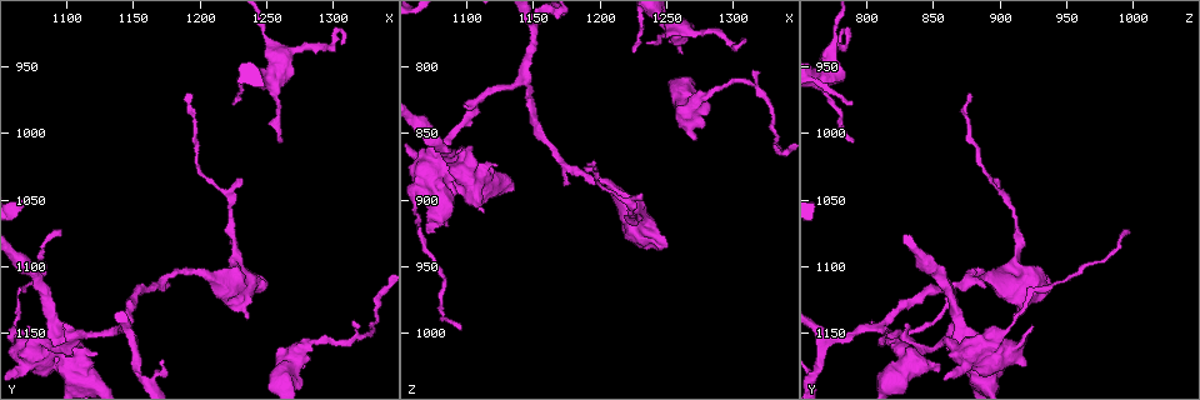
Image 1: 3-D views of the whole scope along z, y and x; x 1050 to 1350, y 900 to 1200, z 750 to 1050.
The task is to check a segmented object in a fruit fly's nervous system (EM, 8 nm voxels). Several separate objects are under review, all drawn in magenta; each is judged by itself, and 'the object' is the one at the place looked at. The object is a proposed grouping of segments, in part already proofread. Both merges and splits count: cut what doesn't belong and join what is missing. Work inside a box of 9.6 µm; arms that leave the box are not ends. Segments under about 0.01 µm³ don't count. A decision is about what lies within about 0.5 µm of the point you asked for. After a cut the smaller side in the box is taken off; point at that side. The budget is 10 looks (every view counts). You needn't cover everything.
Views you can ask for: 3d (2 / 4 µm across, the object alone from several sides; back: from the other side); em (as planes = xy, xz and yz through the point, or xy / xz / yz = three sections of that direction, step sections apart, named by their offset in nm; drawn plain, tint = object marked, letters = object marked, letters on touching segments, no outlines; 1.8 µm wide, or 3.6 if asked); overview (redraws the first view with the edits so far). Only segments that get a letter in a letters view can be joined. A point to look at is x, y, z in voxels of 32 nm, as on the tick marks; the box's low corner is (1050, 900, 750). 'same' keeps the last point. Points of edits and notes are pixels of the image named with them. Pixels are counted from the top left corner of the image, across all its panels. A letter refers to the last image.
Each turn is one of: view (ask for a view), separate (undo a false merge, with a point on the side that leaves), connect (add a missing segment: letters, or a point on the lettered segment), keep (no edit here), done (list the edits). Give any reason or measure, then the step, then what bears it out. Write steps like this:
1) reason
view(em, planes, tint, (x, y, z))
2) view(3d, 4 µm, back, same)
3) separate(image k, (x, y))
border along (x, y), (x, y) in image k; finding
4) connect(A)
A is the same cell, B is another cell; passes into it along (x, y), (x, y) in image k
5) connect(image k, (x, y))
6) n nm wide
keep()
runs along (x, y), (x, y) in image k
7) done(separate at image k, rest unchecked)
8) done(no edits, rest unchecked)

an open end
view(3d, 4 µm, (1274, 1178, 854))

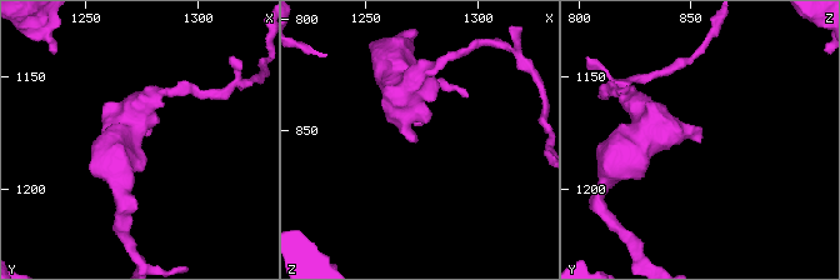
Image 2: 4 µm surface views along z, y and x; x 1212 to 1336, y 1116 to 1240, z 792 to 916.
now the EM
view(em, xz, step 16, tint, (1272, 1178, 855))

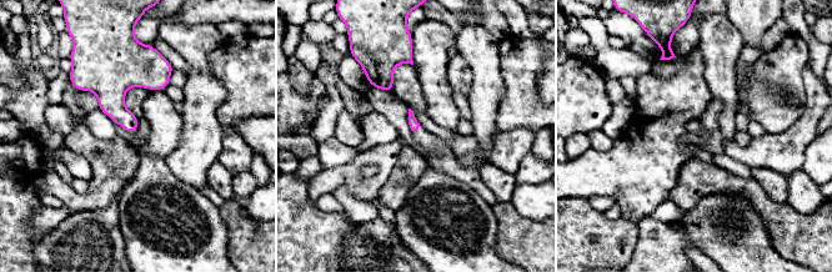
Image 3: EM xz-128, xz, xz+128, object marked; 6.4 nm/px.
another direction
view(em, planes, letters, same)

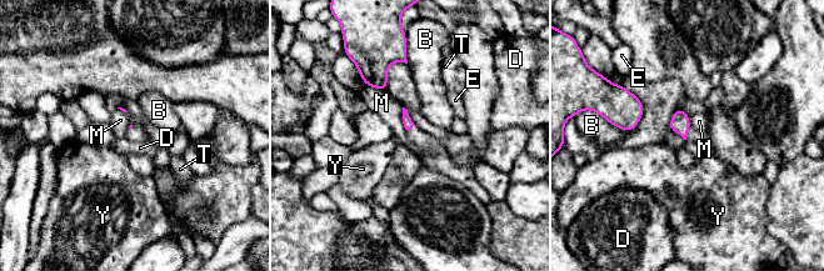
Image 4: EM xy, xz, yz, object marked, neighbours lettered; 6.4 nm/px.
keep()
B, D, E, M, T and Y are other cells; none of them fits

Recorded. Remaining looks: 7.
four-way junction
view(3d, 4 µm, (1226, 1114, 906))

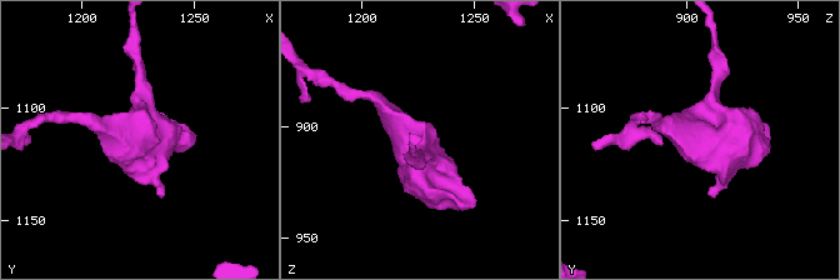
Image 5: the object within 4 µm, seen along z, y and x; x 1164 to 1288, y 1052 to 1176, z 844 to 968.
4 arms; need the tissue
view(em, 3.6 µm, yz, step 8, letters, (1225, 1112, 906))

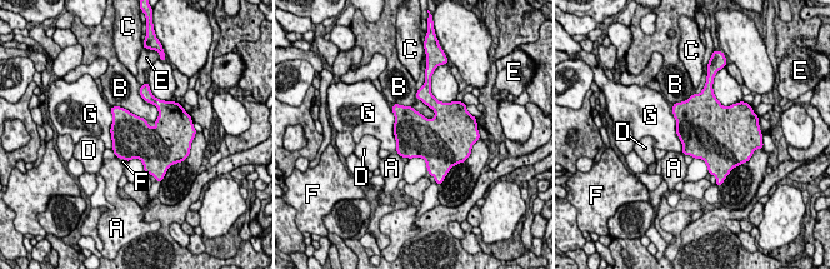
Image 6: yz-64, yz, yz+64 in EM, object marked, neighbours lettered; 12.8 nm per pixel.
view(em, 3.6 µm, planes, letters, same)

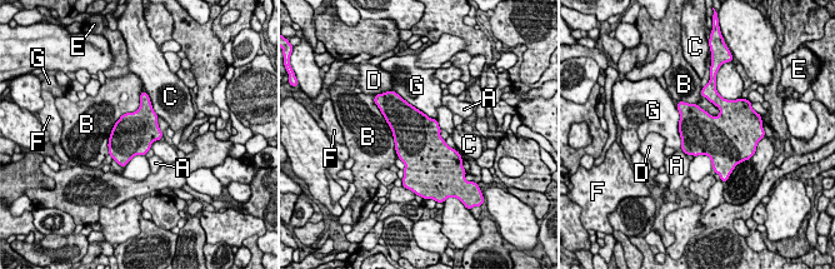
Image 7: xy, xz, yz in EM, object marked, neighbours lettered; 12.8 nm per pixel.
550 nm wide
keep()
A, B, C, D, E, F and G are other cells; border along (675, 105), (679, 113), (681, 148) in image 7; one cell here

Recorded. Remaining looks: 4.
branch stops here
view(em, xz, step 8, letters, (1260, 1008, 788))

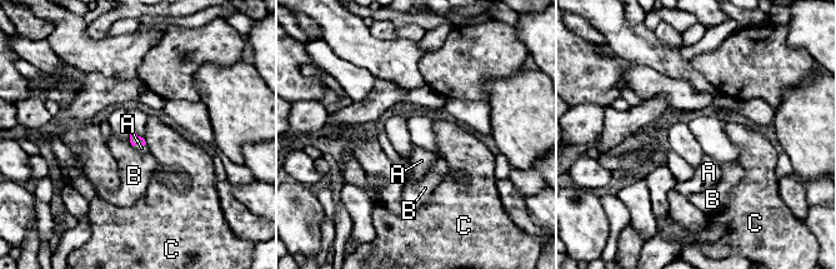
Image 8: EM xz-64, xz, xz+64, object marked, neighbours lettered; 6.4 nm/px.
view(em, planes, letters, same)

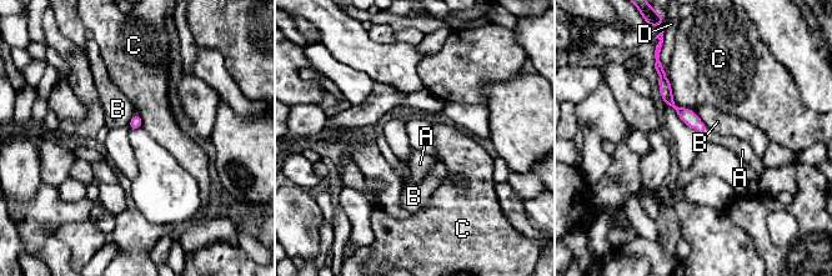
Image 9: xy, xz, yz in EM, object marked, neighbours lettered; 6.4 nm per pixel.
90 nm wide
connect(A)
A is the same cell, B, C and D are other cells; passes into it along (687, 116), (703, 131), (738, 147) in image 9; the cell continues

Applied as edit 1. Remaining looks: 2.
done(connect at image 9, rest unchecked)

